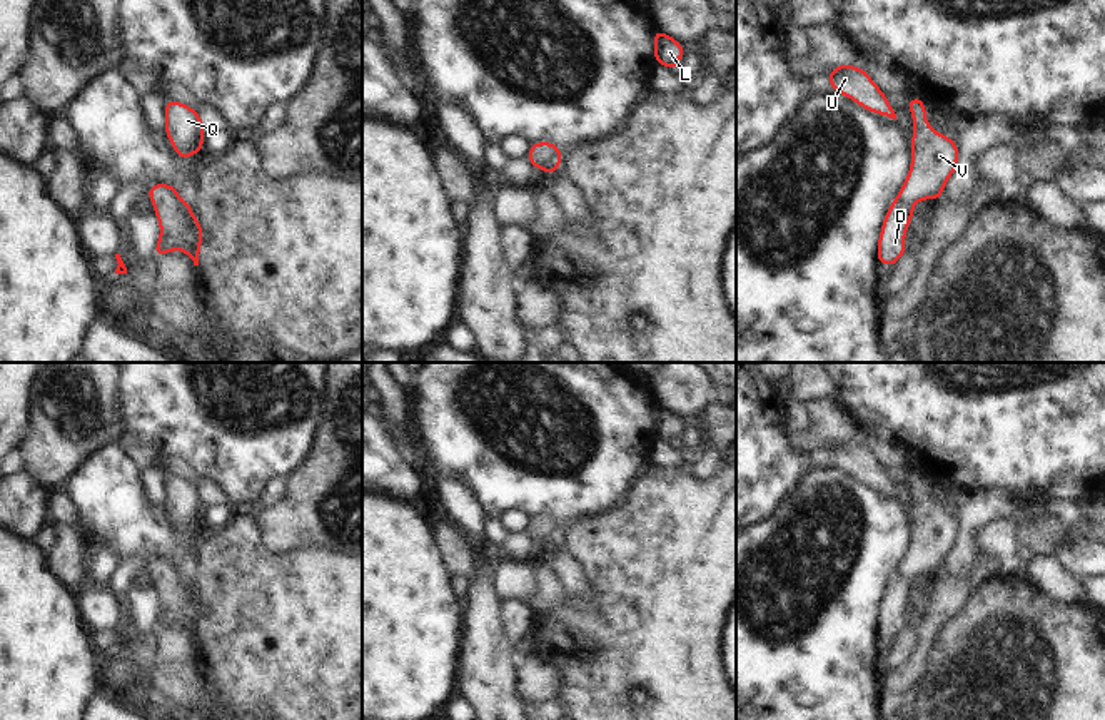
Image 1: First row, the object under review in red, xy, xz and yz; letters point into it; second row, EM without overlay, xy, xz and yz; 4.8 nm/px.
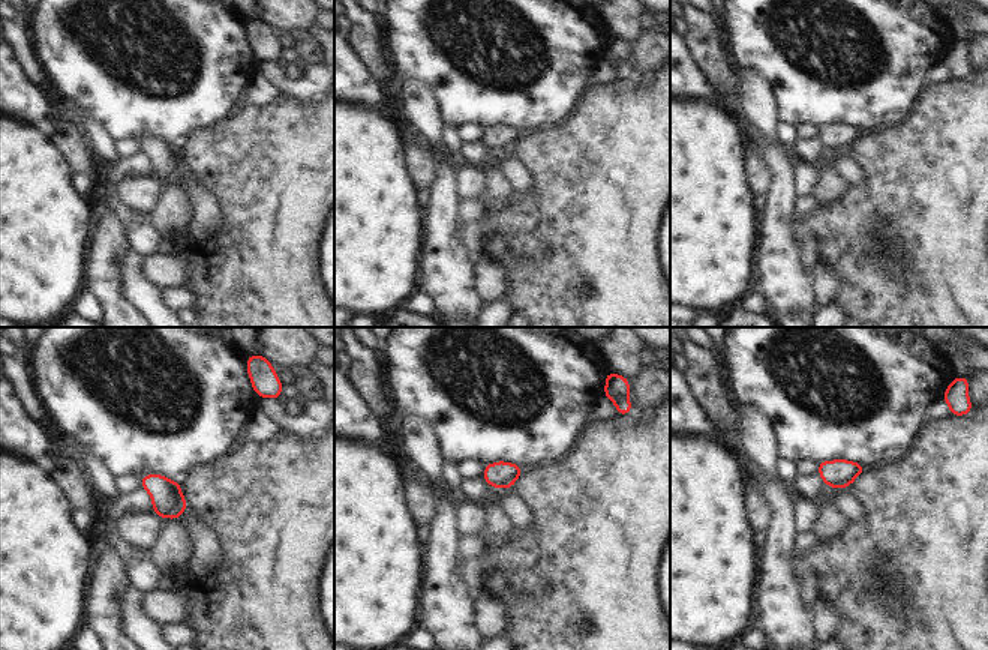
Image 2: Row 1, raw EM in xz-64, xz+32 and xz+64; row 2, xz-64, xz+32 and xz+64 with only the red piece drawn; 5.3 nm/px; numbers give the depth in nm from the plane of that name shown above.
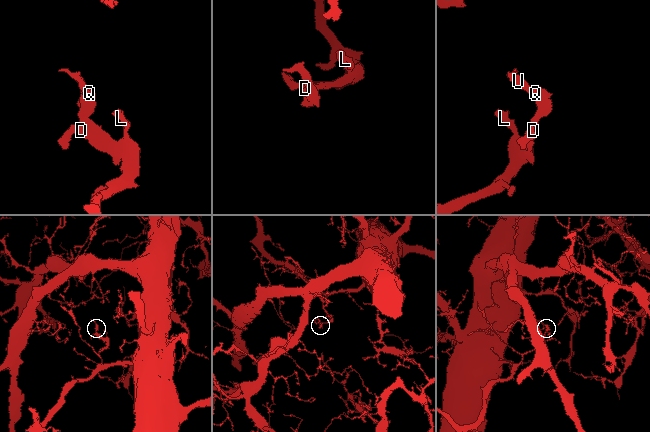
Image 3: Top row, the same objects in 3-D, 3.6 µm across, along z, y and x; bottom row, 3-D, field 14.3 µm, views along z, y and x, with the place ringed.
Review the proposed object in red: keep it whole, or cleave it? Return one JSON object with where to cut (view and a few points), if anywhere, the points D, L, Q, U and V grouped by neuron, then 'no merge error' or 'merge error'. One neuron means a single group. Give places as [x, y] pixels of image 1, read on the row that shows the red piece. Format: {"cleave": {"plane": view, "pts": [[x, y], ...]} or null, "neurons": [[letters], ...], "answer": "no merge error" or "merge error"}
{"cleave": null, "neurons": [["D", "L", "Q", "U", "V"]], "answer": "no merge error"}

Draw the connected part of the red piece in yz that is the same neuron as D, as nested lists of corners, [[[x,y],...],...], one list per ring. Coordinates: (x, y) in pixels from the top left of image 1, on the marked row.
[[[910,97],[913,115],[911,167],[898,197],[891,202],[878,239],[878,264],[895,266],[906,252],[905,234],[913,205],[921,199],[940,199],[958,162],[958,145],[926,122],[925,102]]]

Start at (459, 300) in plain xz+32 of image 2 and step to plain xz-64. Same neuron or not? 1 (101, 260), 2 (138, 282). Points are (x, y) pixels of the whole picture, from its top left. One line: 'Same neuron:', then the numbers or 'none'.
Same neuron: 1

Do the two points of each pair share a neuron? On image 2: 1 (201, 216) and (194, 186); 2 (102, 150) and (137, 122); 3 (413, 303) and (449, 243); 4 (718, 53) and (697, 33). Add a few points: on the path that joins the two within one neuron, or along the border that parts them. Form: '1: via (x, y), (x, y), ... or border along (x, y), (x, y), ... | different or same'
1: via (201, 209), (198, 194) | same
2: border along (89, 114), (116, 138) | different
3: border along (422, 290), (434, 299), (440, 311) | different
4: via (714, 48), (702, 36) | same

